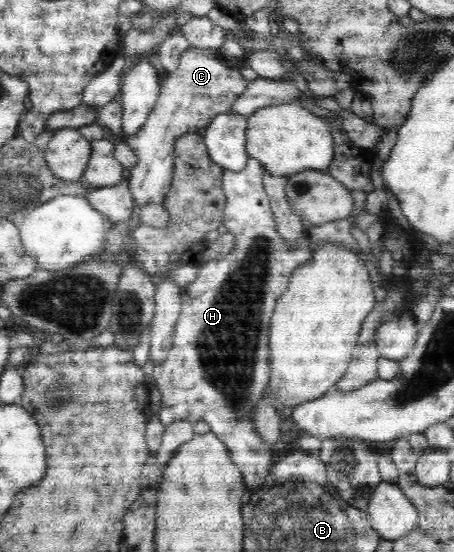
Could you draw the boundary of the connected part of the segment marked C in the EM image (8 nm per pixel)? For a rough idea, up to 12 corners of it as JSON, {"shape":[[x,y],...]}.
{"shape":[[190,47],[134,136],[135,205],[162,204],[177,138],[229,113],[249,83]]}

